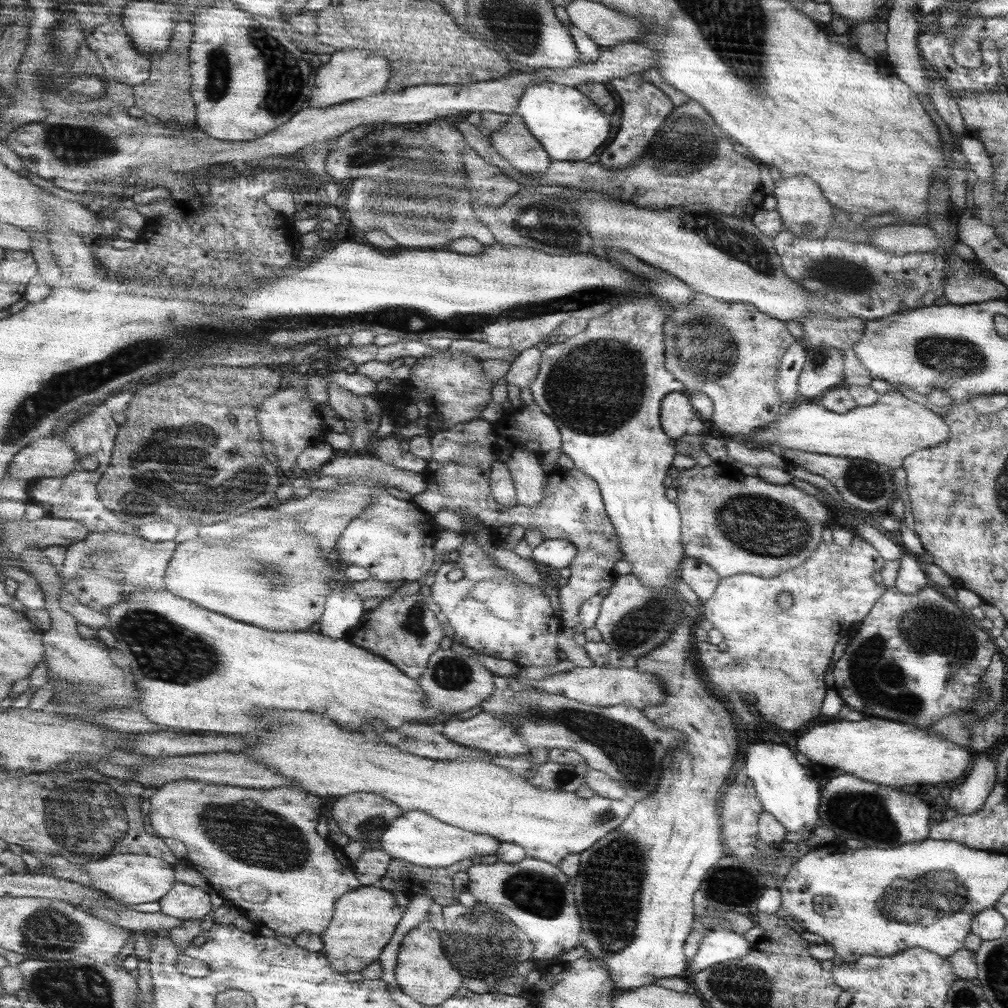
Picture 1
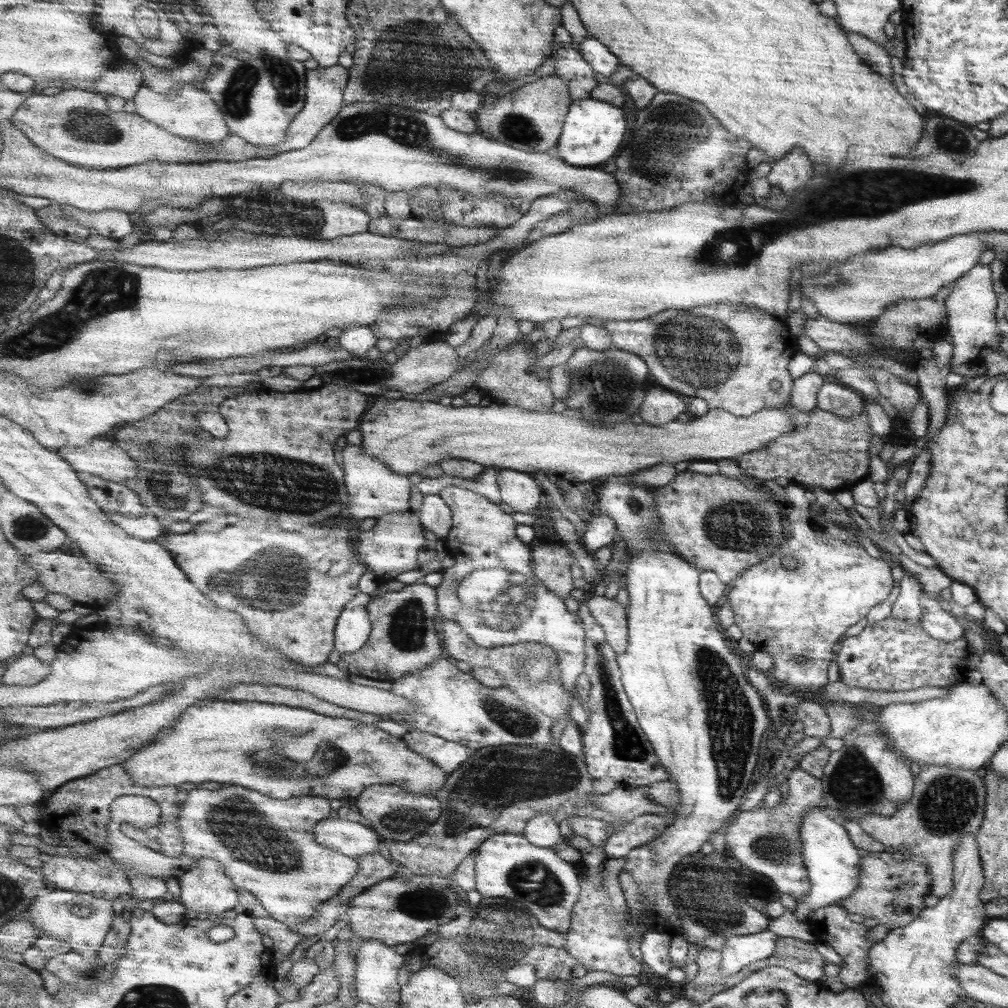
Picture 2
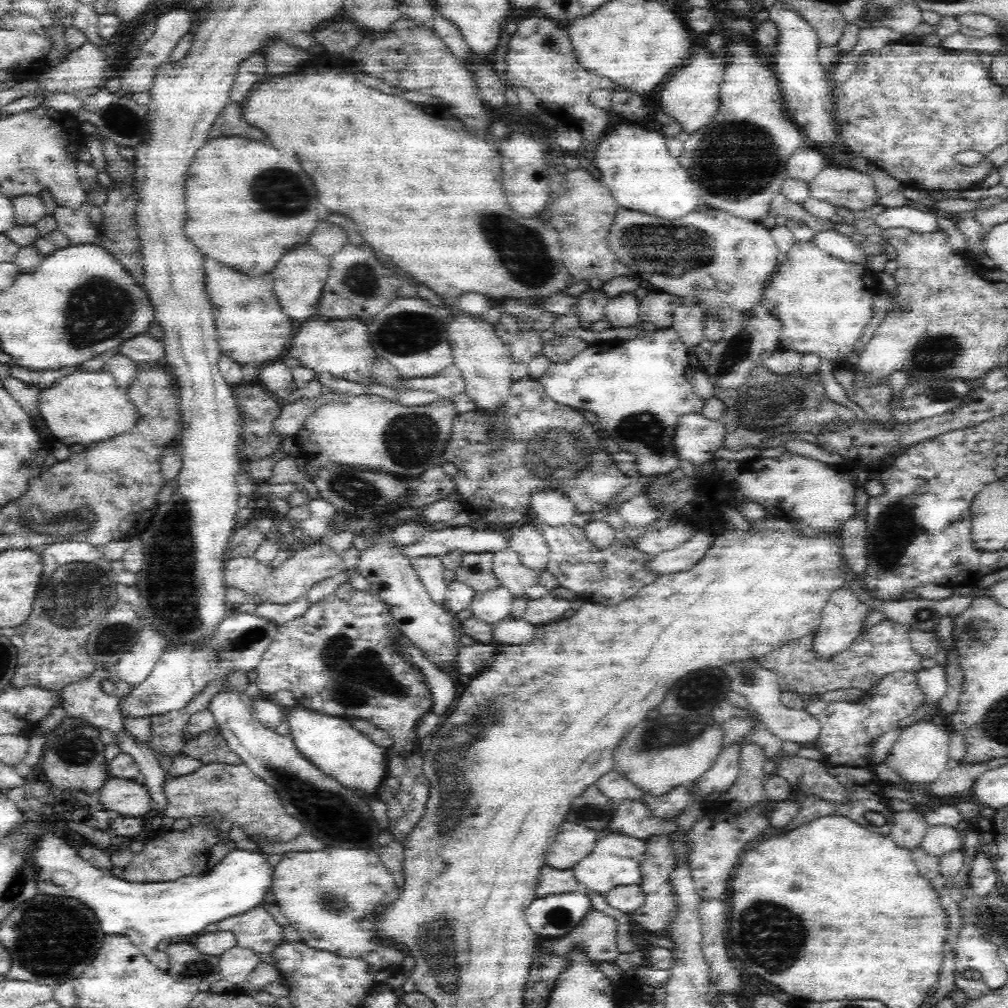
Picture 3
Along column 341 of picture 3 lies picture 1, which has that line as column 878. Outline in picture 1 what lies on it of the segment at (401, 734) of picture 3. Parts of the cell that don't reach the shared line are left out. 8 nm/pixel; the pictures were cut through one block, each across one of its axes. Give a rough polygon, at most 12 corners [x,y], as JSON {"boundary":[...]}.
{"boundary":[[887,588],[831,676],[853,710],[933,726],[997,646],[937,590]]}

